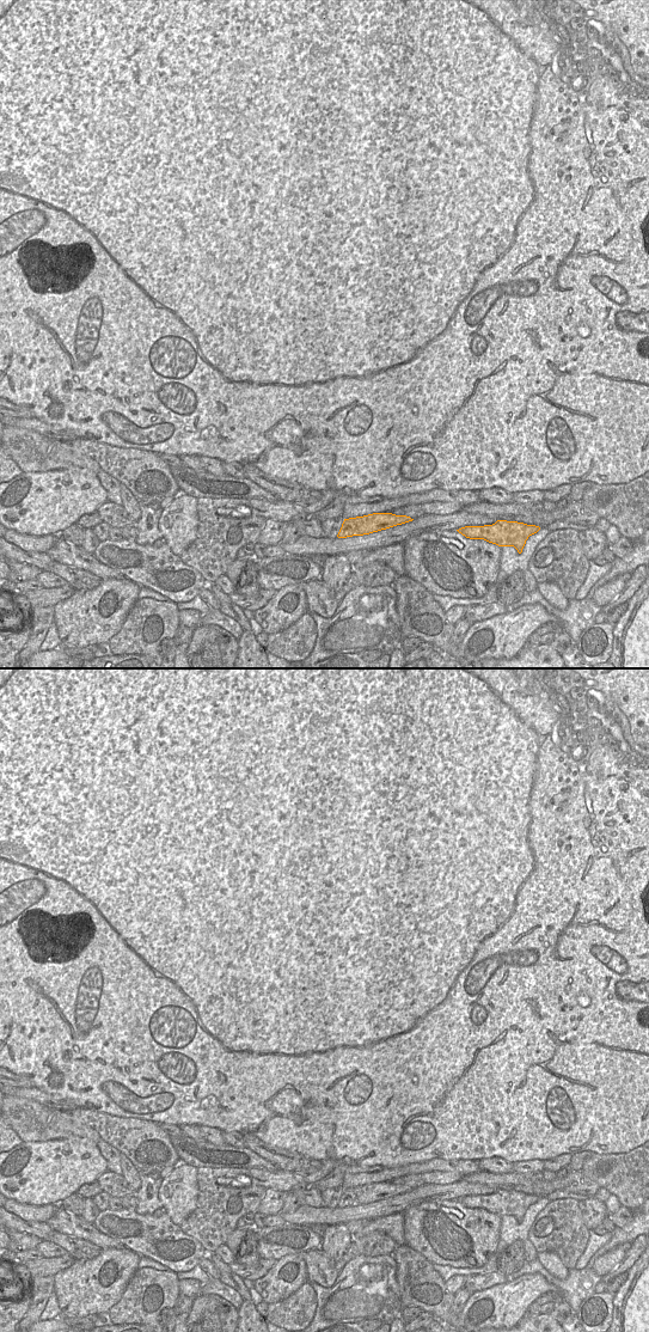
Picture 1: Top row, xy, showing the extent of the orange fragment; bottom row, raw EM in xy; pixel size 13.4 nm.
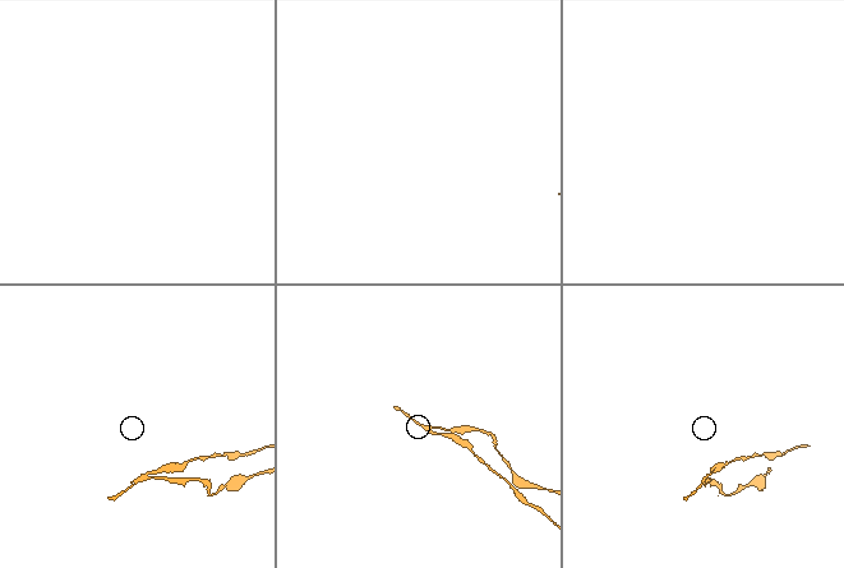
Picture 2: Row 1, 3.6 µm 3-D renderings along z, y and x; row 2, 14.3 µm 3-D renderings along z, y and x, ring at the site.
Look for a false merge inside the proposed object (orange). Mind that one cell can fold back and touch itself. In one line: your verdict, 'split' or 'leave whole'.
split

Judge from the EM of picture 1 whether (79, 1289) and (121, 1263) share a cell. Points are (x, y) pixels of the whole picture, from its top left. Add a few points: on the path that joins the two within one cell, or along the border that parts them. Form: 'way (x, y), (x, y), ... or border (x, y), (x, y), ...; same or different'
way (90, 1279), (103, 1263), (110, 1258); same

